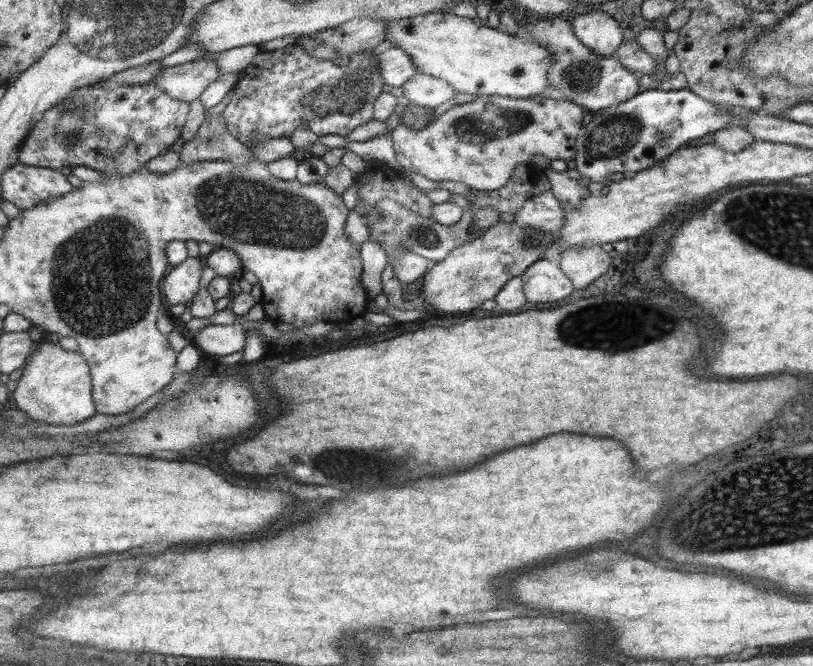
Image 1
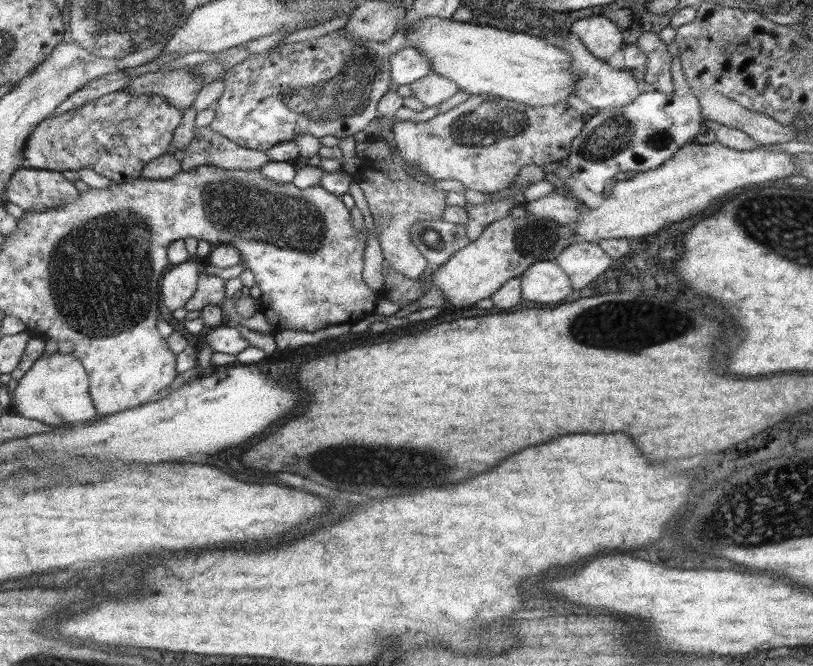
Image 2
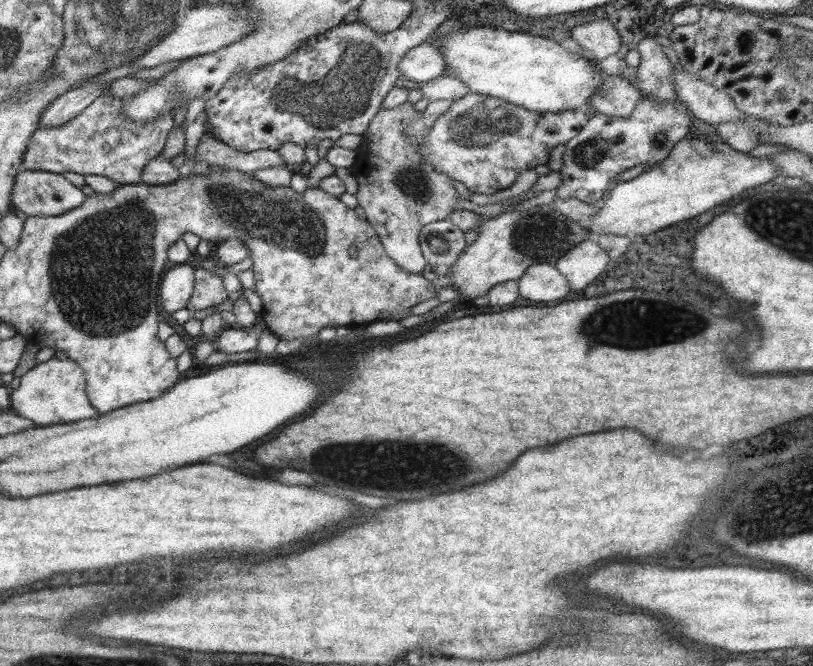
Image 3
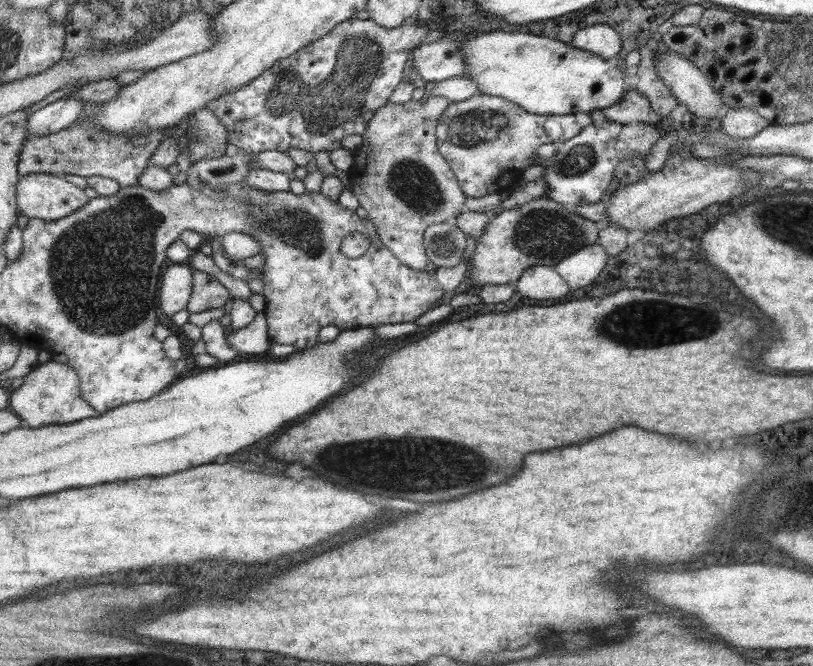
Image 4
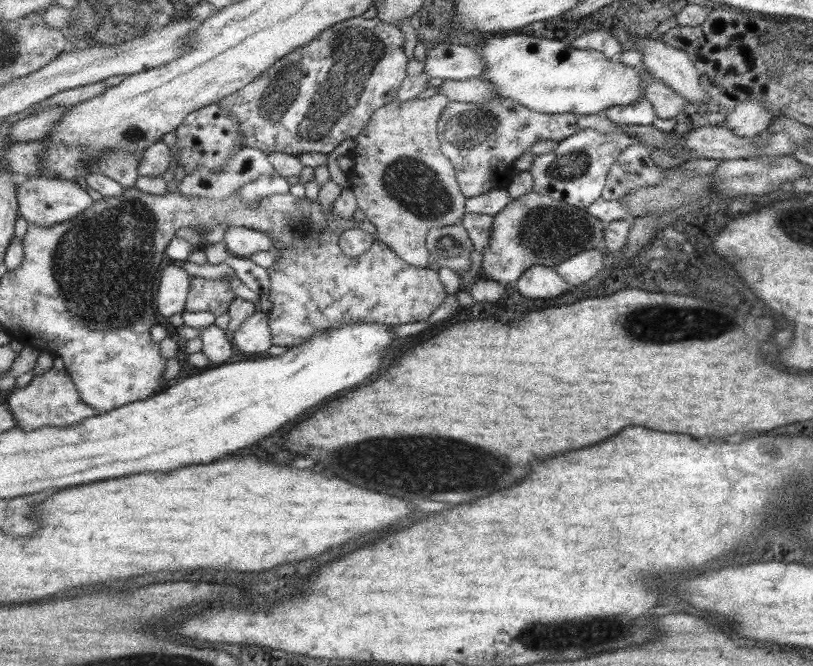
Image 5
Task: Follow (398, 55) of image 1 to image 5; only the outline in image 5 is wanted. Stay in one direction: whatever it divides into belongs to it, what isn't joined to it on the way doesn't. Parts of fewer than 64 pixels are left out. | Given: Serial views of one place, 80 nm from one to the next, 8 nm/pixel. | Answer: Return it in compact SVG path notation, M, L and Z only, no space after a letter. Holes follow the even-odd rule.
M448 41L426 48L422 72L429 79L460 81L479 78L483 70L485 70L485 65L476 49Z

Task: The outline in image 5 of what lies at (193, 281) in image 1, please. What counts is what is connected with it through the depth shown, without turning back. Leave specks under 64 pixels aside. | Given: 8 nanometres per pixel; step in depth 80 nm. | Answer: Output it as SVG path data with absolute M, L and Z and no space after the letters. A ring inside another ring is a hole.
M173 263L161 271L162 277L157 293L157 310L166 318L186 310L192 277L179 263Z

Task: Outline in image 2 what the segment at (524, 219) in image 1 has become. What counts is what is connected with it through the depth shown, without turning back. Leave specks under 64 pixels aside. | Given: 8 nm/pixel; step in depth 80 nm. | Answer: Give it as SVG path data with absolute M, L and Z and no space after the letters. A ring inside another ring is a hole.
M551 192L546 196L525 203L527 216L537 220L551 220L559 226L573 225L583 212L583 207L571 198Z

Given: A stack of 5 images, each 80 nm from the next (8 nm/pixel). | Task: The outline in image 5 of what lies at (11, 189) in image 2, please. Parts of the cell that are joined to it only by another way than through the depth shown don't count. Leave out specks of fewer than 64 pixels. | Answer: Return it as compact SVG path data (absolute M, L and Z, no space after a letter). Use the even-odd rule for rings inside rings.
M43 175L21 179L17 191L18 201L20 202L20 216L27 220L29 224L33 223L40 227L60 225L61 222L80 216L95 202L87 194L87 190L81 188L75 181L49 178Z

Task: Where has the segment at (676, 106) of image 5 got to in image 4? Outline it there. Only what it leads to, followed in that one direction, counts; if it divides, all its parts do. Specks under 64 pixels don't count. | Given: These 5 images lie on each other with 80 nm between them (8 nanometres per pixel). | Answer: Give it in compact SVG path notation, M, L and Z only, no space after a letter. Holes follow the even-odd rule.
M649 42L641 45L637 51L640 60L632 86L648 99L651 112L663 118L667 117L679 102L655 72L653 66L656 56L655 47L652 42Z

